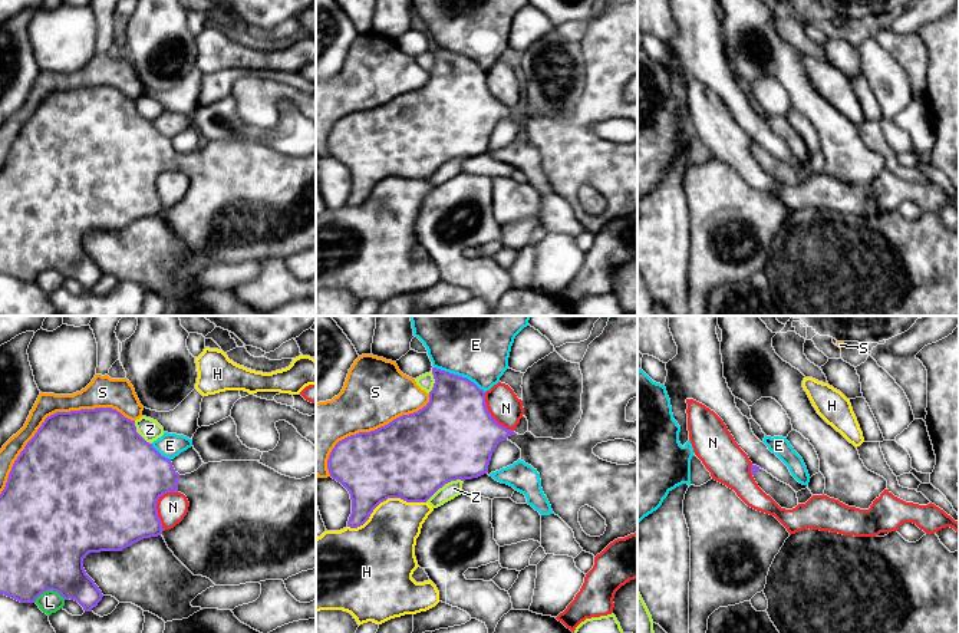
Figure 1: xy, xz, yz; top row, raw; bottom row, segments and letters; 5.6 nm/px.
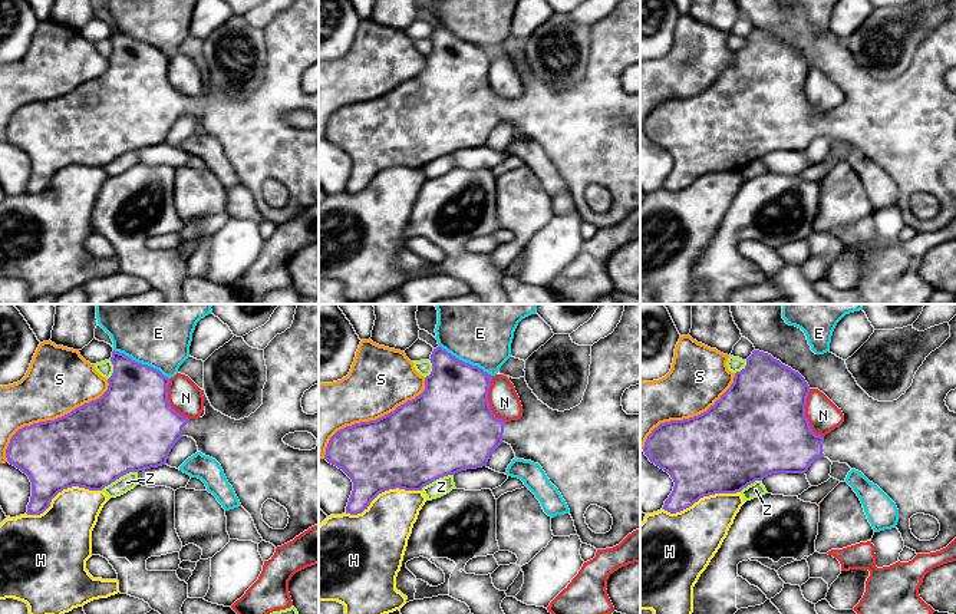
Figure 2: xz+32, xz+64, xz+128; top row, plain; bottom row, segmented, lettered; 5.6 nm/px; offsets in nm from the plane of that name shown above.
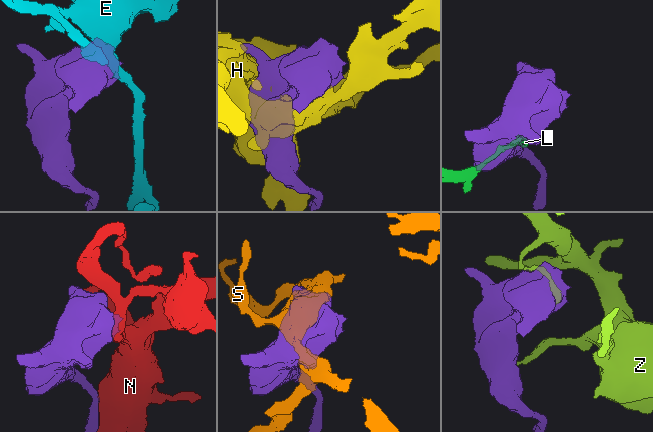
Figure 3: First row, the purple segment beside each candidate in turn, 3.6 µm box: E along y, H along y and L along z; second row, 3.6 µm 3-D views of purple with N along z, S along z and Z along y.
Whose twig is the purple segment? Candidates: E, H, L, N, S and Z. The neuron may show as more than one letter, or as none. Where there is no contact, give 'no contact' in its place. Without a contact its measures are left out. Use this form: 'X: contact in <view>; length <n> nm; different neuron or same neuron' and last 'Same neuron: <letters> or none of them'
E: contact in xz; length 320 nm; different neuron
H: contact in xz; length 460 nm; different neuron
L: contact in xy; length 180 nm; different neuron
N: contact in xy; length 240 nm; different neuron
S: contact in xy; length 850 nm; different neuron
Z: contact in xz; length 240 nm; different neuron
Same neuron: none of them

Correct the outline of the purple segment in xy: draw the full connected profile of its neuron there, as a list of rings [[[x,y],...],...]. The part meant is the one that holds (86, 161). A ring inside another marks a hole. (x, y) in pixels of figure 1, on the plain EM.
[[[112,86],[80,88],[56,90],[45,98],[34,115],[26,122],[14,139],[4,168],[0,172],[0,273],[20,281],[34,281],[47,270],[57,270],[65,278],[78,280],[85,290],[92,290],[103,273],[83,247],[83,237],[89,231],[122,230],[123,227],[151,215],[162,214],[174,234],[194,253],[210,257],[215,264],[240,264],[266,258],[287,258],[301,250],[316,247],[316,151],[310,155],[296,158],[276,151],[258,139],[221,139],[202,142],[197,149],[179,154],[171,138],[162,135],[152,122],[146,121],[138,111],[135,99],[125,96]],[[167,171],[181,171],[187,175],[190,185],[184,198],[171,208],[164,208],[158,195],[156,181]]]

